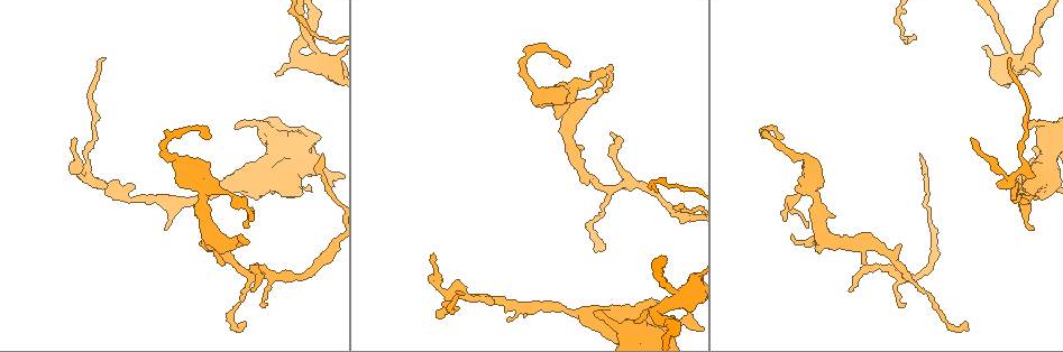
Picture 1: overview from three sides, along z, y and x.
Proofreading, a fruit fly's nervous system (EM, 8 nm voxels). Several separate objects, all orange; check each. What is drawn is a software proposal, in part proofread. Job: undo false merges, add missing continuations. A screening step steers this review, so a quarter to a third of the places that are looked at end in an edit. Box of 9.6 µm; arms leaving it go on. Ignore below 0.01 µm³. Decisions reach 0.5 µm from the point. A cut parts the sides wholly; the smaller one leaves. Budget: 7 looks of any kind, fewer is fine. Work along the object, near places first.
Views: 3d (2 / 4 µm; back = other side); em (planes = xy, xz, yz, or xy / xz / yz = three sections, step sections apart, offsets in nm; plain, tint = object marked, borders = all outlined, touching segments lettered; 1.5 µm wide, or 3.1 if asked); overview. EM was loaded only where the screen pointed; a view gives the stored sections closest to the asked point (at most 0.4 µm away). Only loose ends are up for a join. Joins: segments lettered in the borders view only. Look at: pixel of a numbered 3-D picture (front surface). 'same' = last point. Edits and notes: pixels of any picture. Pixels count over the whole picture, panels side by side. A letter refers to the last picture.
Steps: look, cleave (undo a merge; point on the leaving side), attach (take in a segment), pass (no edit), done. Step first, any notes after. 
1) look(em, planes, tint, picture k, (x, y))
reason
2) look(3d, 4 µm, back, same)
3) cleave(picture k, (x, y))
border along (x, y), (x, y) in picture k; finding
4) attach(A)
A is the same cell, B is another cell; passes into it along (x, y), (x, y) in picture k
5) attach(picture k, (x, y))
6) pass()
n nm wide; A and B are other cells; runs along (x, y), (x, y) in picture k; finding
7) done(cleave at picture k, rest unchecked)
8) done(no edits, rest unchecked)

look(em, yz, step 8, borders, picture 1, (435, 254))
branch stops here

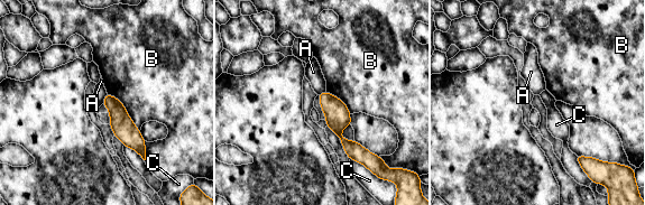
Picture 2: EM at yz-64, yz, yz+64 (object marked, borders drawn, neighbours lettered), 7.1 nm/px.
pass()
B touches over 360 nm; A, B and C are other cells; runs along (323, 95), (337, 113), (339, 136), (360, 156) in picture 2; none of them fits

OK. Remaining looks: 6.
look(em, planes, borders, picture 1, (1031, 229))
thin end

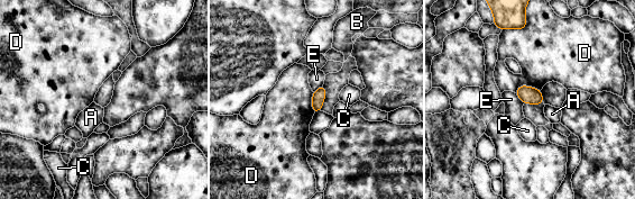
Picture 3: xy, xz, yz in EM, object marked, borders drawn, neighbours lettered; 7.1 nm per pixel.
pass()
A, B, C, D and E are other cells; border along (526, 23), (522, 28), (502, 30) in picture 3; no lettered segment goes on from it

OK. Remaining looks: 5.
look(em, xy, step 8, borders, picture 1, (244, 322))
thin end

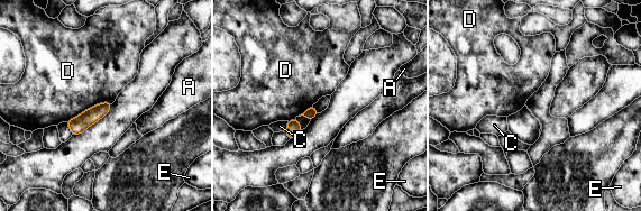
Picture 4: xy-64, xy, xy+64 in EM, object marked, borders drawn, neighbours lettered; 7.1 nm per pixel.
look(em, planes, borders, same)

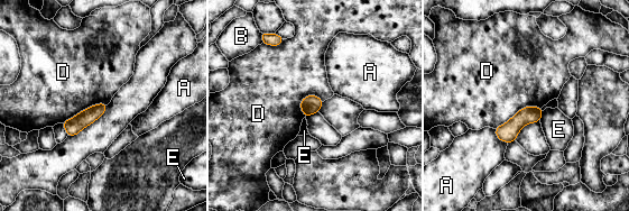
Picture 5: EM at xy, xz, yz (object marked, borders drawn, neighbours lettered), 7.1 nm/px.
pass()
A, B, D and E are other cells; runs along (103, 107), (81, 120), (70, 131) in picture 5; no lettered segment goes on from it

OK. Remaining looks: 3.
done(no edits, rest unchecked)

